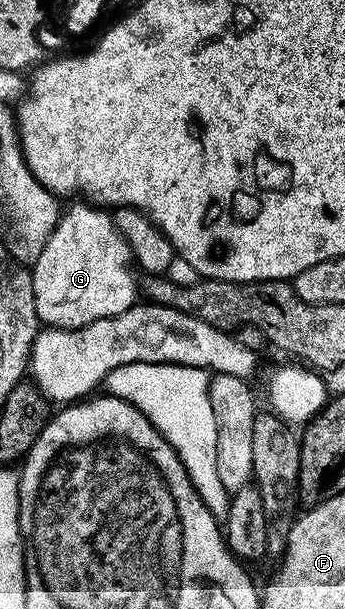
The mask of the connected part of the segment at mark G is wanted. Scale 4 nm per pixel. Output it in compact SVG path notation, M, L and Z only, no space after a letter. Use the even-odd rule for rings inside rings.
M93 203L78 204L82 205L74 205L70 210L67 208L65 212L61 214L59 221L55 225L55 229L52 231L47 241L47 246L44 247L44 251L40 254L40 259L32 266L36 315L43 326L52 329L79 329L88 323L96 323L96 319L108 319L112 315L120 315L120 311L128 311L128 307L132 307L136 304L140 297L140 281L137 276L134 278L135 270L132 268L130 248L124 239L124 235L120 235L120 231L115 227L113 216L111 216L105 208L99 207Z

